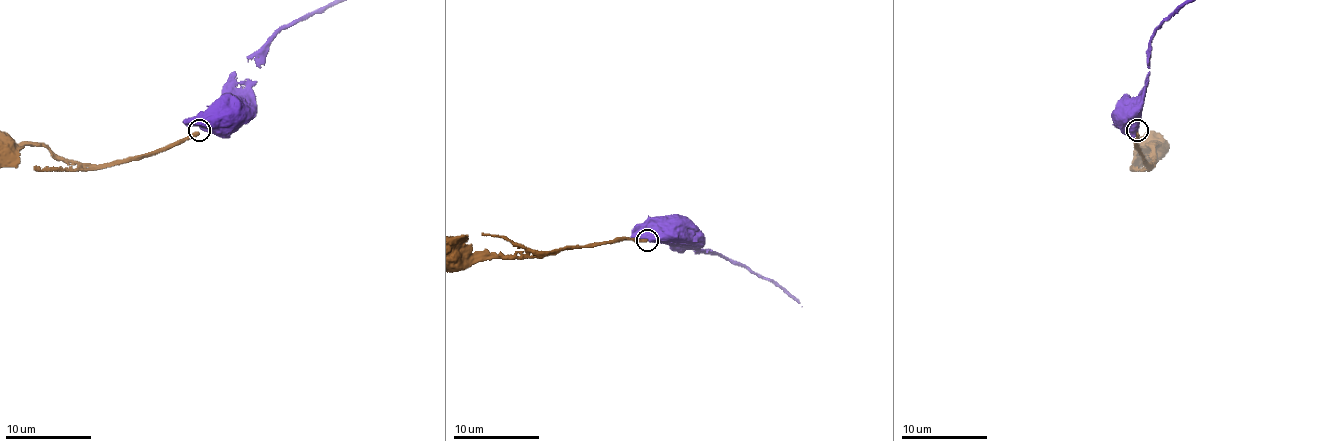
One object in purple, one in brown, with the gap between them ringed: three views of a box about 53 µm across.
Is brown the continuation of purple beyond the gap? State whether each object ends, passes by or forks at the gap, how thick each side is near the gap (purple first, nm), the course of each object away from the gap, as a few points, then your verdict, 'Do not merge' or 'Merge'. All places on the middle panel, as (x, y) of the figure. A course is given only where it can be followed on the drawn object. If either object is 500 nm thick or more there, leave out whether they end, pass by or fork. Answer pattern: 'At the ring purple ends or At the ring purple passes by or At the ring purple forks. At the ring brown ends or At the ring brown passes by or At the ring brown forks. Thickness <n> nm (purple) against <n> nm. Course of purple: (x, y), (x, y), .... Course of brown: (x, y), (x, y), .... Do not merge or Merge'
Thickness 650 nm (purple) against 300 nm. Course of purple: (648, 240), (671, 229). Course of brown: (648, 240), (613, 240), (561, 248), (555, 253), (511, 257), (466, 257). Do not merge

